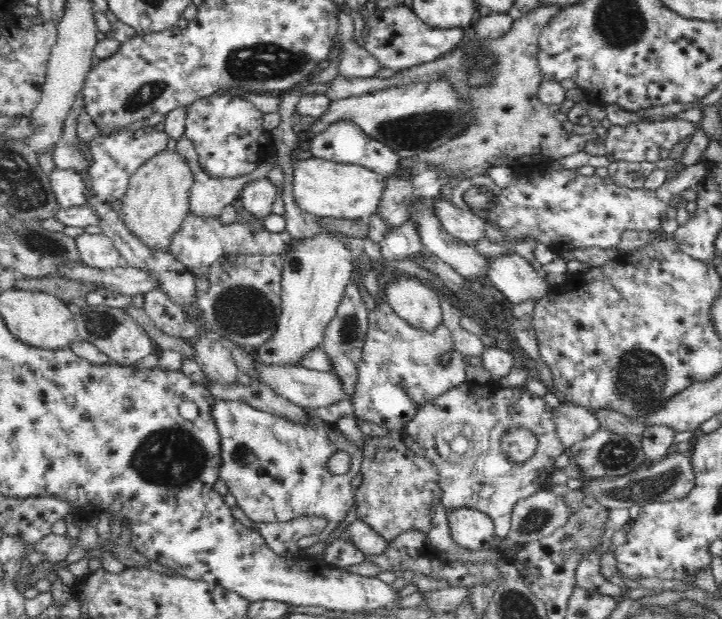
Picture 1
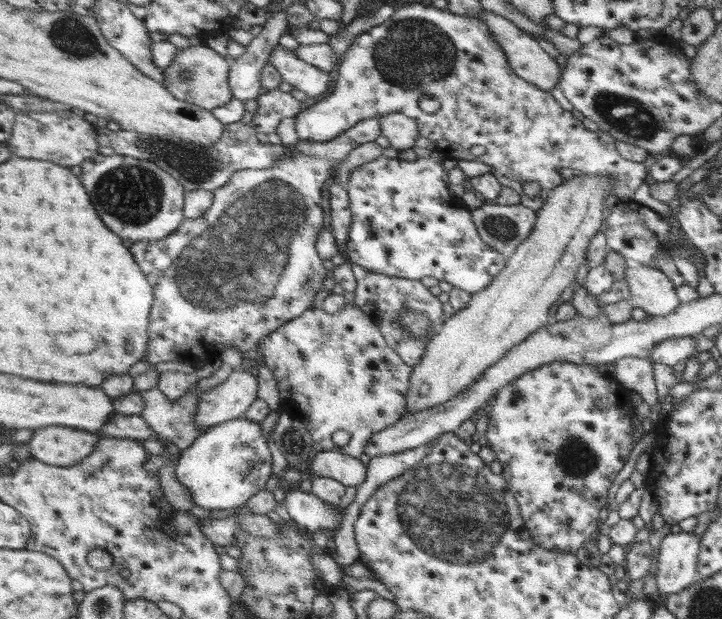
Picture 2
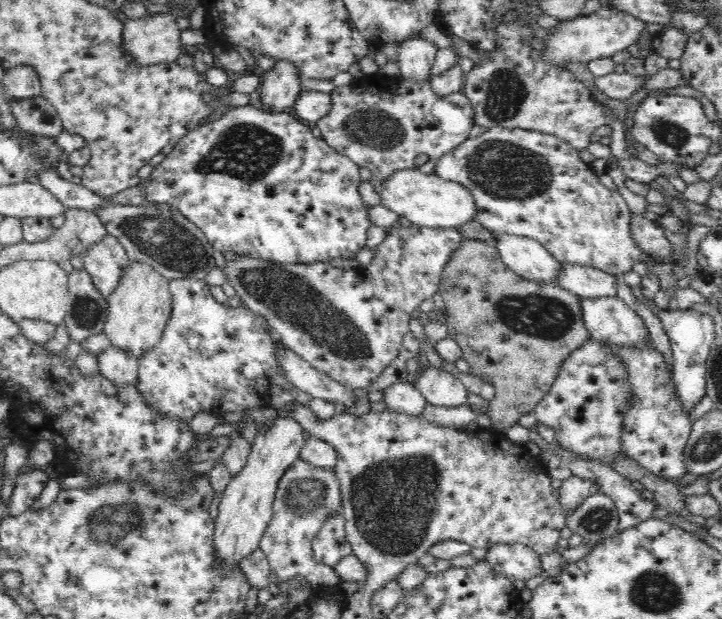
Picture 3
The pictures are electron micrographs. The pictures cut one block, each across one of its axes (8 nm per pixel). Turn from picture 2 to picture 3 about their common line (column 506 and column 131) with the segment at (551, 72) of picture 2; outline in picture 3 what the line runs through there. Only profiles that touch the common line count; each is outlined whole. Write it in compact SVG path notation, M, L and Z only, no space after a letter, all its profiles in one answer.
M172 14L128 18L124 22L124 52L130 54L140 68L160 62L176 62L184 46L180 34Z

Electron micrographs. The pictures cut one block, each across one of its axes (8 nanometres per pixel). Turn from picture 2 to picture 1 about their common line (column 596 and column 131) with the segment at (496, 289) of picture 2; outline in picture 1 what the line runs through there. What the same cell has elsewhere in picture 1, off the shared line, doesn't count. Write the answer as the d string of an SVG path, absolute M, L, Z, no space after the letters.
M164 150L140 166L140 170L130 178L126 194L120 198L124 200L124 212L120 220L132 232L132 236L142 240L142 244L170 252L168 248L172 244L172 236L182 228L182 222L190 212L192 184L194 174L188 162L178 154L178 150Z

